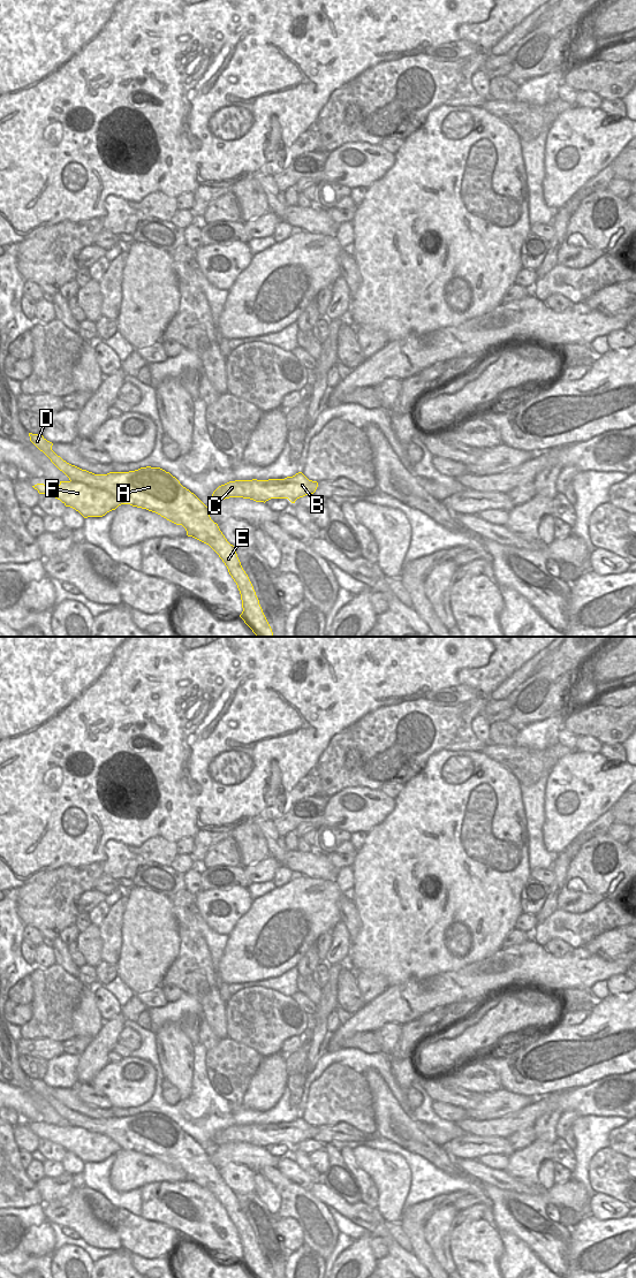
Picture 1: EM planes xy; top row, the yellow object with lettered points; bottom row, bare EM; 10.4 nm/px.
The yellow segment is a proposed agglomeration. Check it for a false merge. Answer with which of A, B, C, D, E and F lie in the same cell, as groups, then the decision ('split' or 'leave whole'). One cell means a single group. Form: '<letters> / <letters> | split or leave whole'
A D E / B C F | split

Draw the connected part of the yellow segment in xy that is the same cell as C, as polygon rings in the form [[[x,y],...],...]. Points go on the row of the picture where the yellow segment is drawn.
[[[298,472],[285,479],[229,481],[219,486],[213,492],[212,499],[218,502],[229,497],[243,497],[264,503],[271,499],[288,499],[295,503],[297,499],[313,494],[317,487],[317,481],[309,480]]]

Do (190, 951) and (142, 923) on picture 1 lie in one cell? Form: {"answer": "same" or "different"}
{"answer": "different"}

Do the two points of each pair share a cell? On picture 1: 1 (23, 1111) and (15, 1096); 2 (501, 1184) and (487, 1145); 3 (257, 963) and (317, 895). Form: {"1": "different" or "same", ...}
{"1": "same", "2": "different", "3": "same"}

